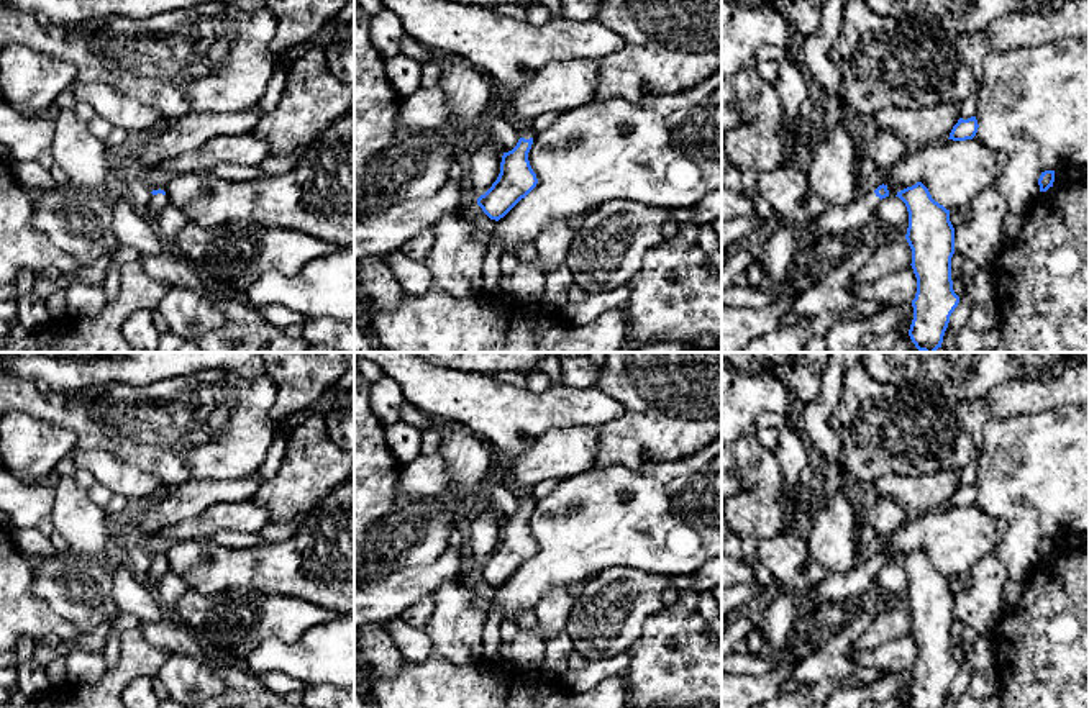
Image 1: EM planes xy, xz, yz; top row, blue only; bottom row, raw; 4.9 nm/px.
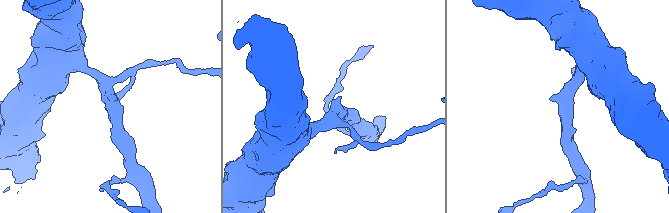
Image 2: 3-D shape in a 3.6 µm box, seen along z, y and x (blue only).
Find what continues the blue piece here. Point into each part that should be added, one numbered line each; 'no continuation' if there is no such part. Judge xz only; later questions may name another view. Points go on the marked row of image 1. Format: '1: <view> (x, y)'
1: xz (525, 130)

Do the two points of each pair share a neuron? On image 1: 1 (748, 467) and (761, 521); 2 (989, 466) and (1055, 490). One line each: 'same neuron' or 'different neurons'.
1: same neuron
2: same neuron

